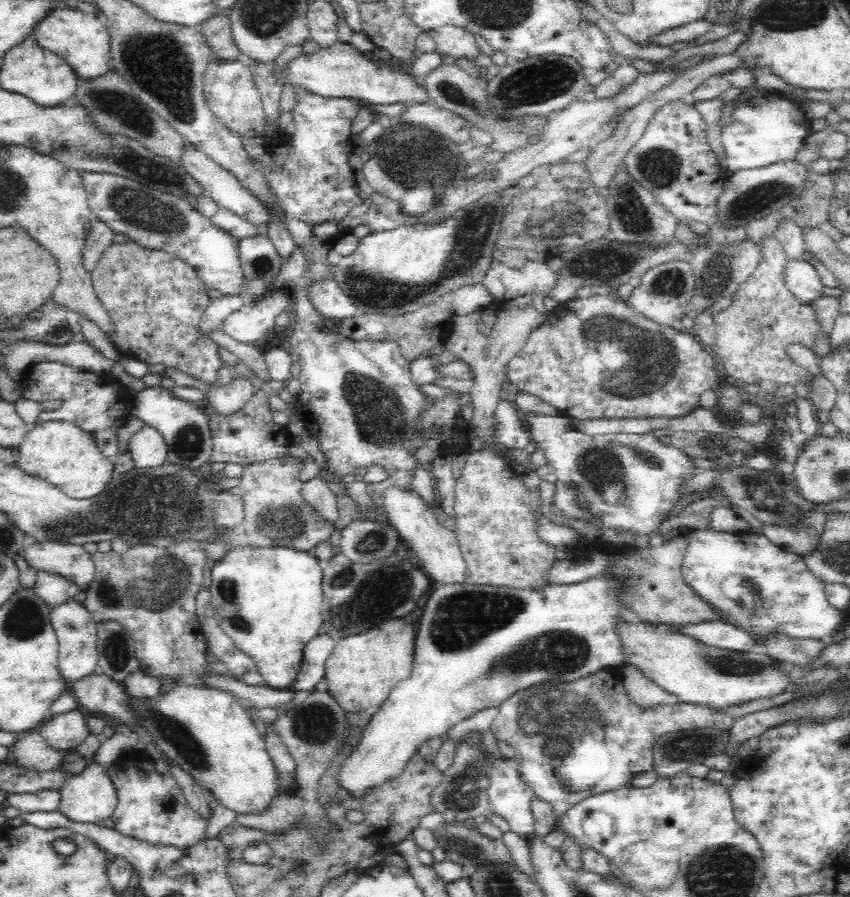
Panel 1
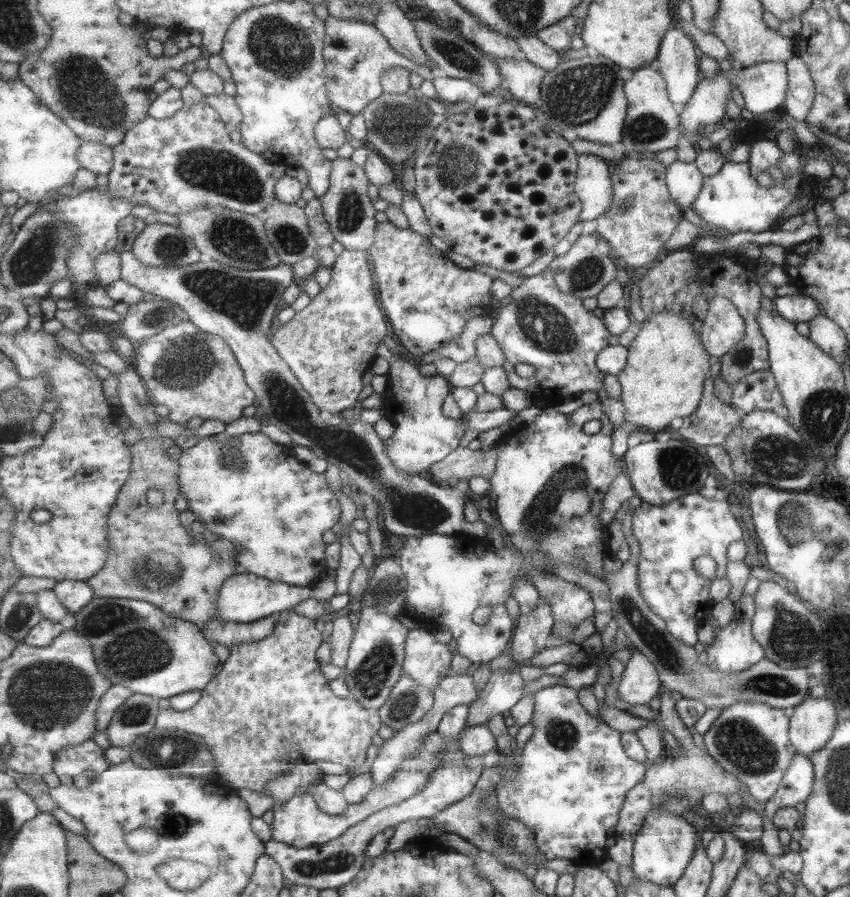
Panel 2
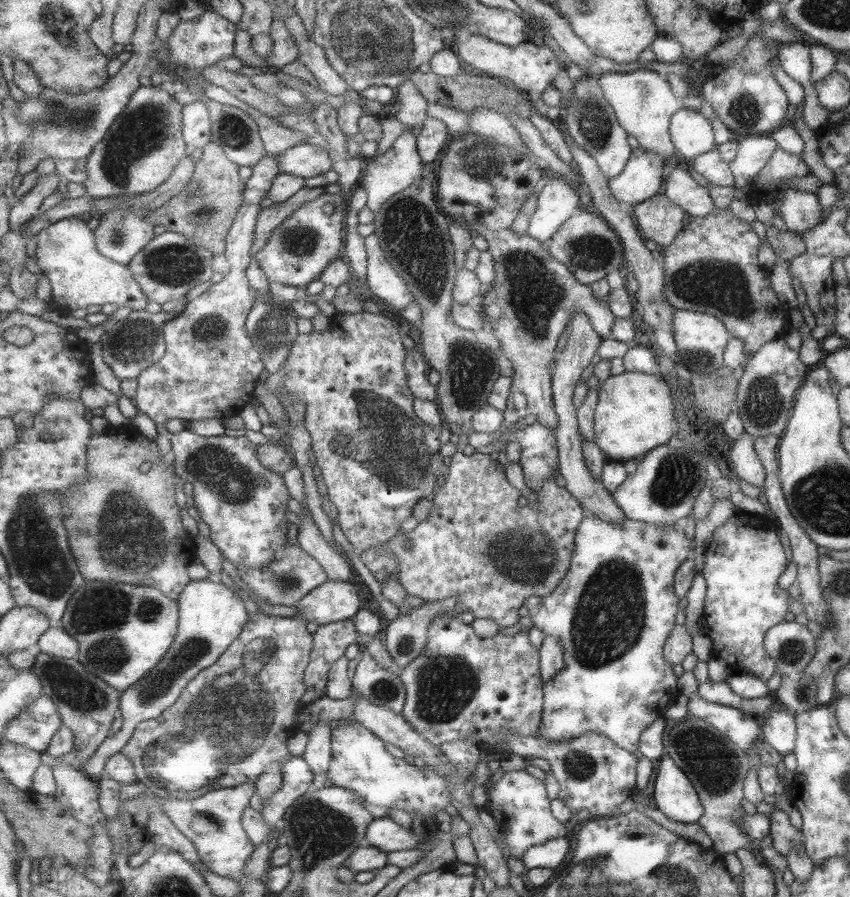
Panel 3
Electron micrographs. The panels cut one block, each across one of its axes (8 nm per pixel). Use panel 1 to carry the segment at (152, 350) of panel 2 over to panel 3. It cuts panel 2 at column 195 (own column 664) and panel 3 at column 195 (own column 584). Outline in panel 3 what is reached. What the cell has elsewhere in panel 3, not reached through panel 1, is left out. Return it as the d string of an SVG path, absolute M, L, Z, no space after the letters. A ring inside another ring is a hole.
M279 155L266 156L252 168L252 174L245 182L244 205L241 206L227 237L225 256L230 266L228 273L219 283L213 284L202 295L187 304L179 315L163 325L166 353L159 362L146 368L139 375L138 393L134 398L140 410L148 414L157 424L165 425L173 418L194 421L215 418L223 420L231 416L240 416L245 406L255 397L256 384L266 371L266 364L262 352L257 350L248 331L248 316L257 298L253 294L247 271L252 263L256 226L262 211L261 202L263 198L269 197L274 180L280 173Z

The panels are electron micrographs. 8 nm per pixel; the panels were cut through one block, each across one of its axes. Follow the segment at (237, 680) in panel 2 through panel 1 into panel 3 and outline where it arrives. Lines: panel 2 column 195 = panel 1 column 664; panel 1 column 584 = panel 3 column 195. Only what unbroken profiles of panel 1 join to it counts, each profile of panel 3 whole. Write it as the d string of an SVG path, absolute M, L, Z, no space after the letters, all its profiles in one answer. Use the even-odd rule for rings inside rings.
M258 611L252 614L241 637L211 667L201 671L181 693L172 707L160 717L144 720L122 750L136 766L139 782L151 786L150 791L166 799L195 800L213 789L237 788L254 784L267 766L292 759L287 748L289 738L299 730L298 722L304 696L308 691L306 671L312 662L314 634L307 630L307 621L297 617L269 616Z

